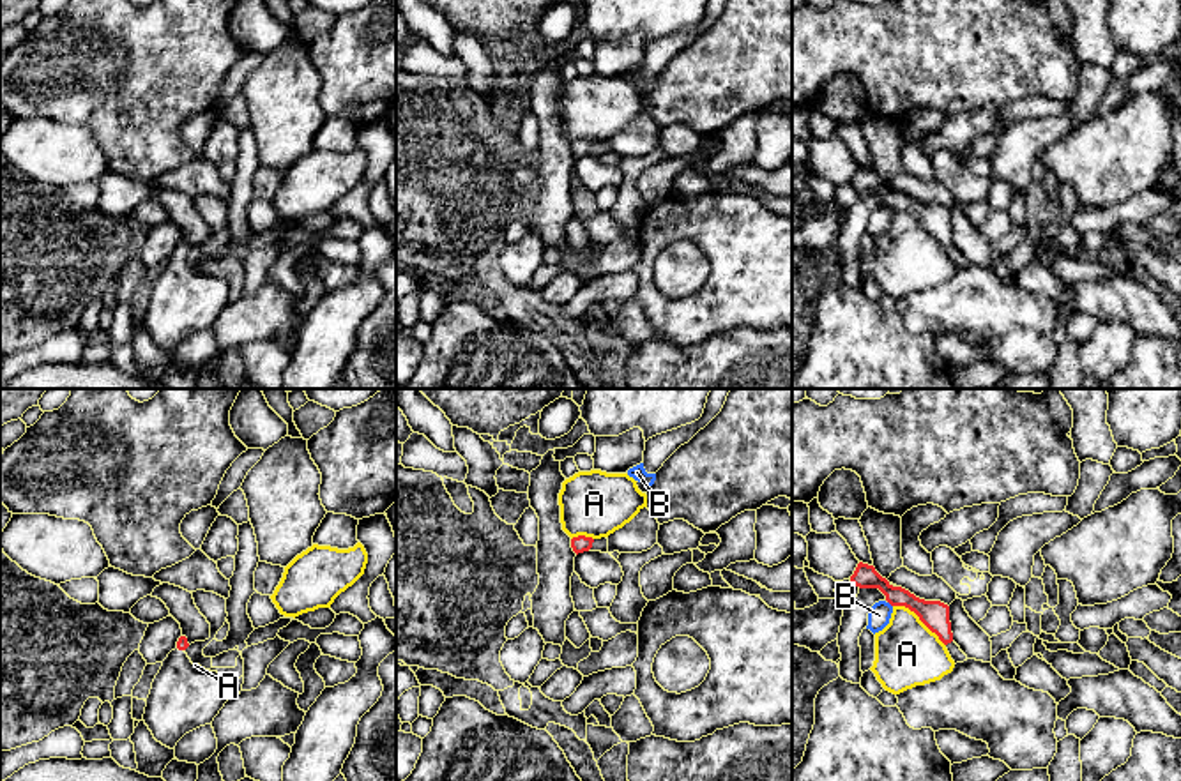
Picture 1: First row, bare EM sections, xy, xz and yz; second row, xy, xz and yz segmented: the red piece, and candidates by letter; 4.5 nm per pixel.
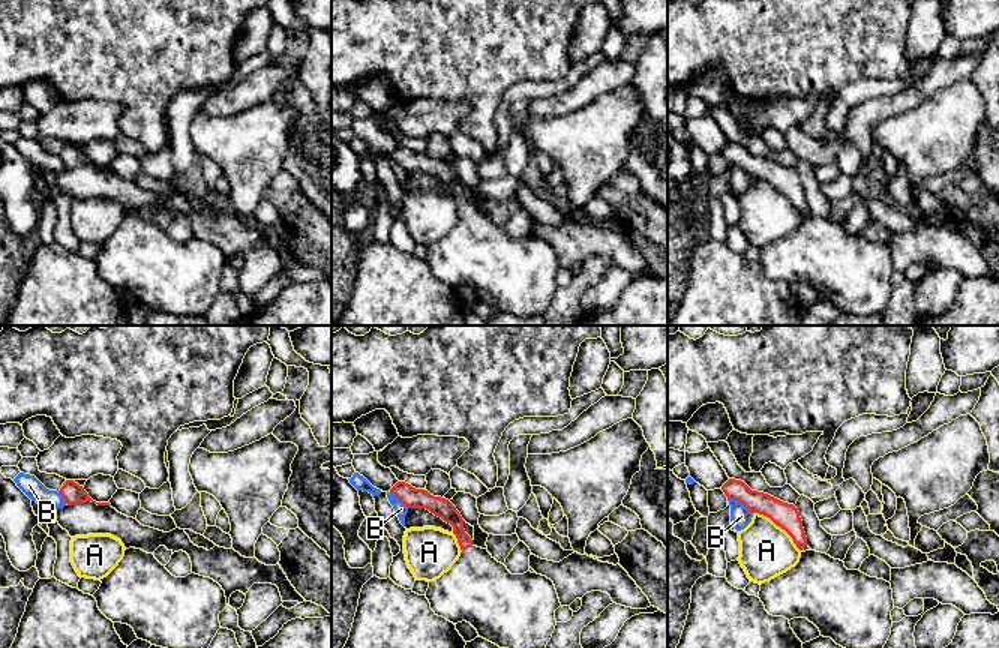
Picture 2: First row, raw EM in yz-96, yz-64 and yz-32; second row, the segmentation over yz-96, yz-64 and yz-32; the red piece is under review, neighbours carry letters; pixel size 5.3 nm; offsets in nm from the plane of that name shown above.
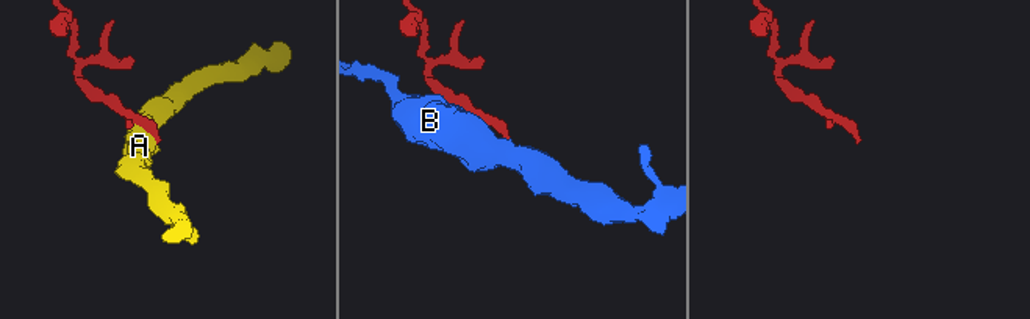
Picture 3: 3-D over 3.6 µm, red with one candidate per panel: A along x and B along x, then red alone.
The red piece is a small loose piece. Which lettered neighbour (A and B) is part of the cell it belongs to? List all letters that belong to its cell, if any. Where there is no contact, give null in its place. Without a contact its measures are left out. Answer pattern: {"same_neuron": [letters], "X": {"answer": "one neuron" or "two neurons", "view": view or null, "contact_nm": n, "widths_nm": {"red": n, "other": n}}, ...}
{"same_neuron": [], "A": {"answer": "two neurons", "view": "yz", "contact_nm": 300, "widths_nm": {"red": 130, "other": 300}}, "B": {"answer": "two neurons", "view": "yz", "contact_nm": 40, "widths_nm": {"red": 130, "other": 100}}}

